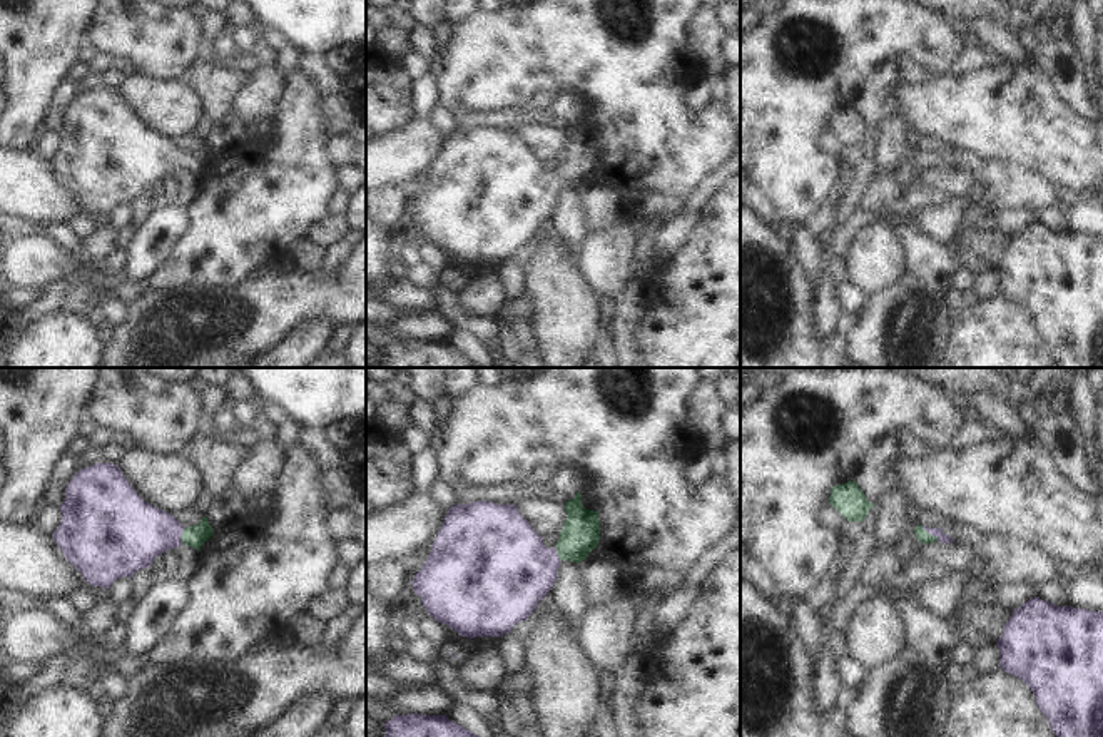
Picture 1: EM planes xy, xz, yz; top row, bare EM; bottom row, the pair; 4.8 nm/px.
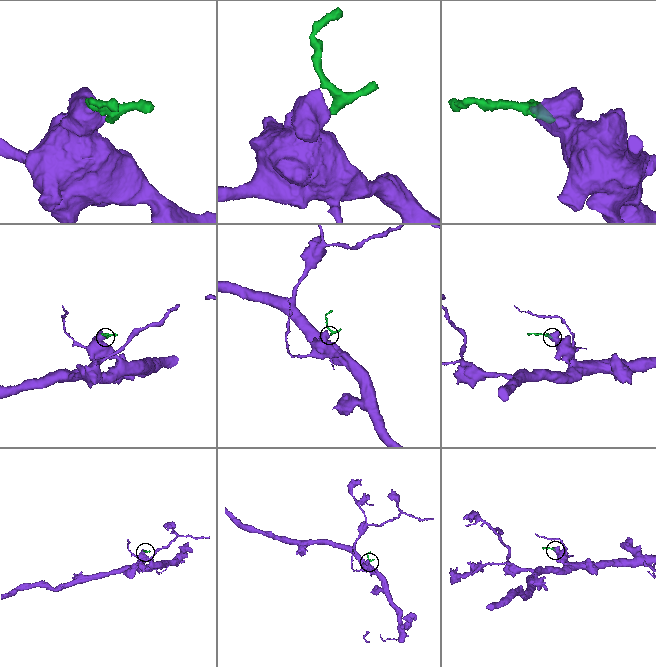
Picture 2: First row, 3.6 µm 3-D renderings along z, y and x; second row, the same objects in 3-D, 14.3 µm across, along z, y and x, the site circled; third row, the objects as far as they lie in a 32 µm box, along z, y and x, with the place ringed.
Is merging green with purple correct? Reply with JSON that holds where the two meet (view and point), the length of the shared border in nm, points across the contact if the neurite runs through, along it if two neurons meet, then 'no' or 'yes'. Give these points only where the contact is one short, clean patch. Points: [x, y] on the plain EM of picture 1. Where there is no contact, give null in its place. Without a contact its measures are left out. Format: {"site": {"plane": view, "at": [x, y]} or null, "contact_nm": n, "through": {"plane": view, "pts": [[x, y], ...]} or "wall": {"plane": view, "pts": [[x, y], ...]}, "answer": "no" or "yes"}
{"site": {"plane": "yz", "at": [928, 159]}, "contact_nm": 120, "through": {"plane": "yz", "pts": [[920, 157], [928, 159], [936, 157]]}, "answer": "yes"}

